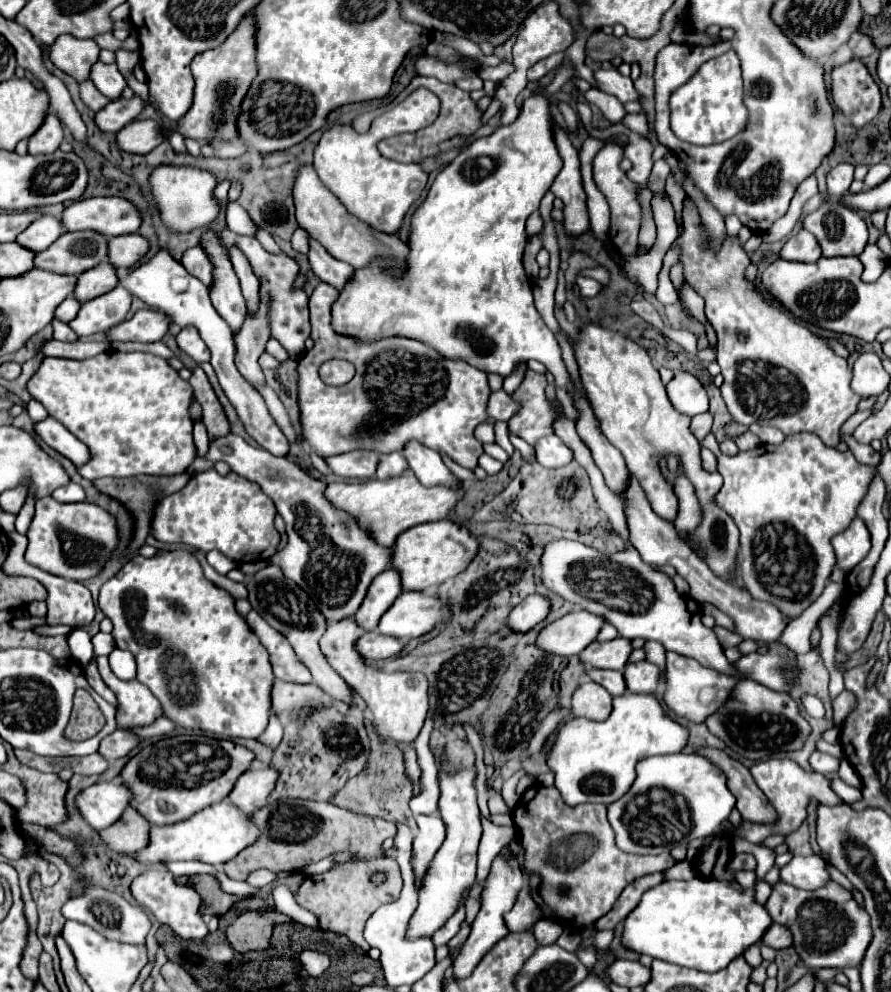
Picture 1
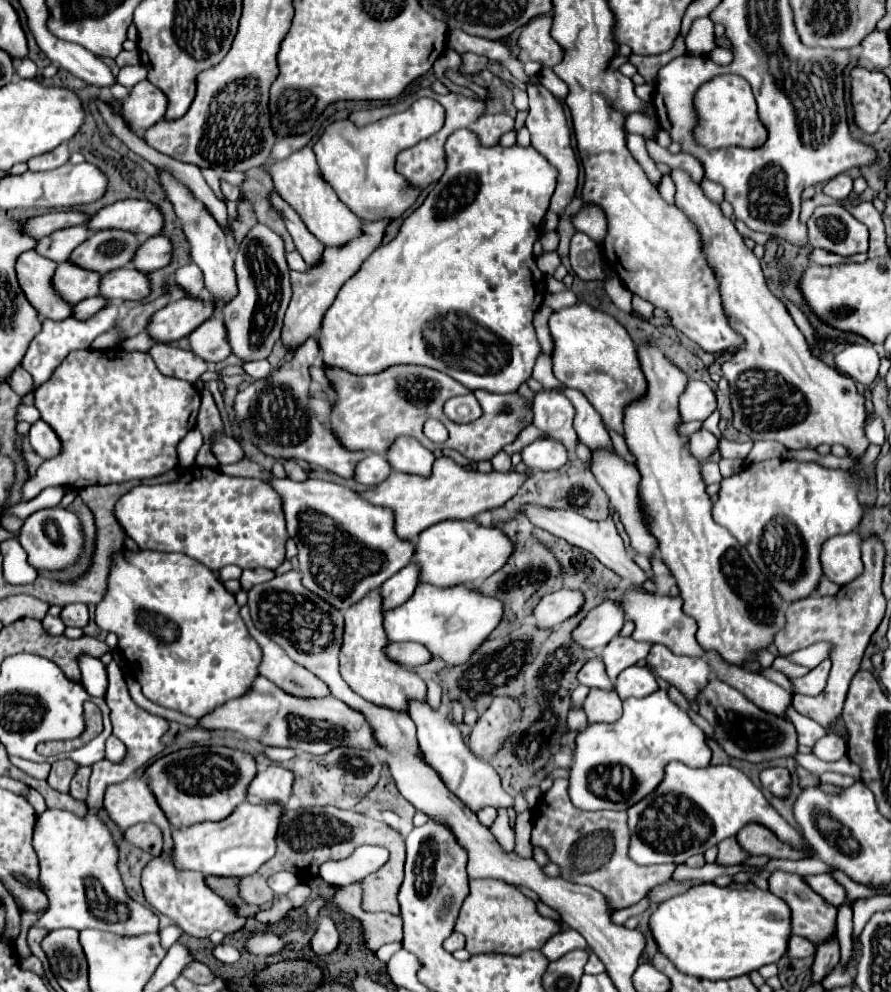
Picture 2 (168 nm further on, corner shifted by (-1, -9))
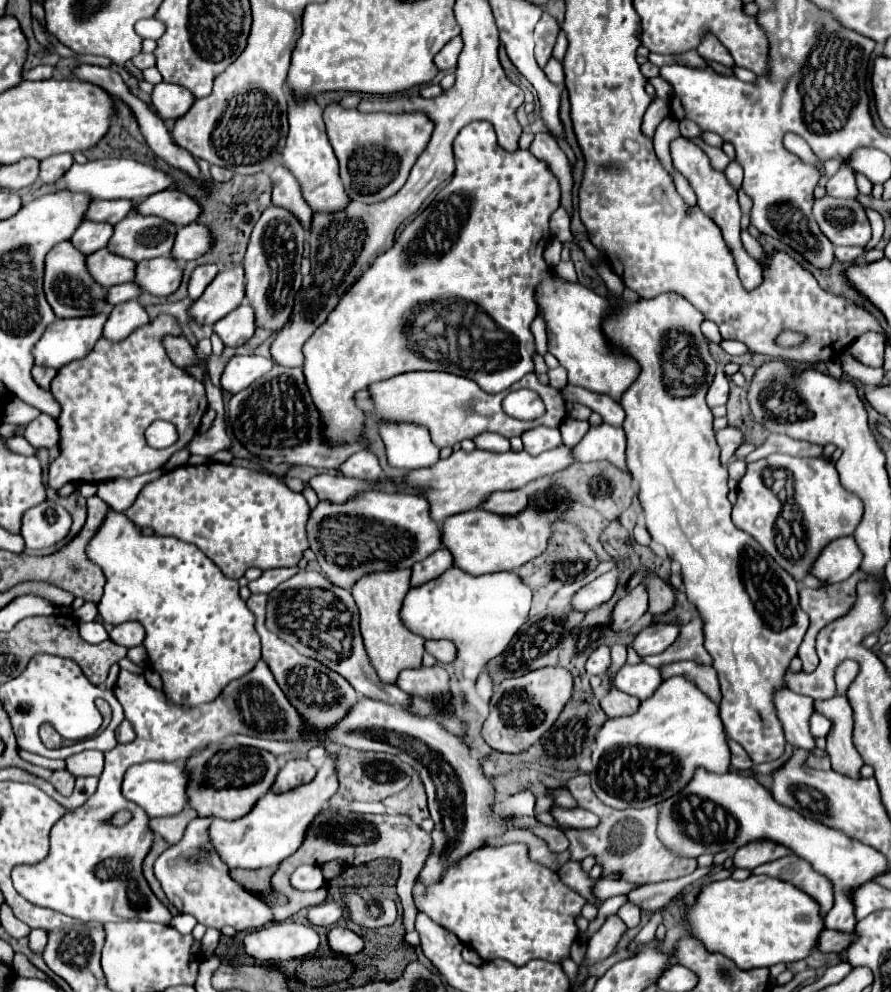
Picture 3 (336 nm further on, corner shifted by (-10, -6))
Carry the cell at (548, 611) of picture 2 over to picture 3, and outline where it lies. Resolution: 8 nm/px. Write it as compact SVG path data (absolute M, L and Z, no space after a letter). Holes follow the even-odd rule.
M613 568L601 576L597 576L591 584L587 584L585 588L581 588L575 596L573 596L573 608L575 610L583 610L589 612L591 608L607 602L617 588L617 580L619 580L619 570Z

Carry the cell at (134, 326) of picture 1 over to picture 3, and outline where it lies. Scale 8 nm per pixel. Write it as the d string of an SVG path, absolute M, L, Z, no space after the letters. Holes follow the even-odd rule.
M241 264L221 270L215 280L205 288L203 296L189 308L191 318L201 324L215 324L245 298L245 274Z

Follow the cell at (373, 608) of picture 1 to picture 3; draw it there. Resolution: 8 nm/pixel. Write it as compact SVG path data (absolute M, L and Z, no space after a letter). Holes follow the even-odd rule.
M443 546L437 552L433 552L429 558L421 560L421 564L413 566L413 576L411 576L411 586L425 584L427 580L433 580L441 576L445 570L453 566L453 556L449 556L449 550Z

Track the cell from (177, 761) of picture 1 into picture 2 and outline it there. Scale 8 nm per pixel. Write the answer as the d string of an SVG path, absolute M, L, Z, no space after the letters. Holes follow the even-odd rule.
M186 747L178 749L174 753L168 753L160 759L156 759L148 769L146 769L146 779L148 787L154 791L154 797L164 811L166 819L170 821L172 827L190 827L202 821L220 821L228 817L236 805L240 805L246 799L246 787L256 775L256 761L250 753L230 749L230 747Z

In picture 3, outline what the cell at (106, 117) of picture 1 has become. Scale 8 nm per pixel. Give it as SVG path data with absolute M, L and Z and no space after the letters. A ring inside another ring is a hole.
M161 82L153 88L153 106L163 120L177 120L181 118L195 102L195 96L177 84Z

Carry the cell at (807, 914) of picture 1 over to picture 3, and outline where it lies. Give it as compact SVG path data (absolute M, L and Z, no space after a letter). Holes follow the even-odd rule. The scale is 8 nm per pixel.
M789 854L785 858L773 860L769 864L763 864L753 870L753 874L767 874L781 880L787 880L813 896L821 904L821 912L829 912L833 908L833 884L827 876L815 872L805 860L797 858L795 854Z

